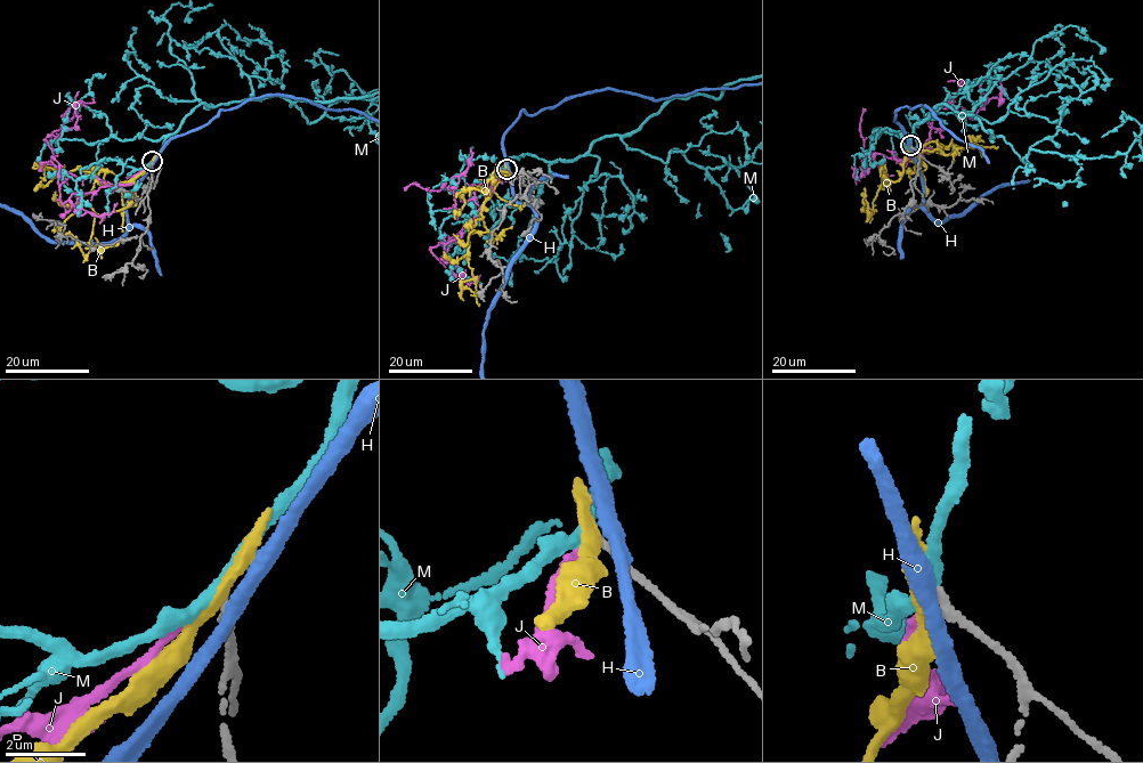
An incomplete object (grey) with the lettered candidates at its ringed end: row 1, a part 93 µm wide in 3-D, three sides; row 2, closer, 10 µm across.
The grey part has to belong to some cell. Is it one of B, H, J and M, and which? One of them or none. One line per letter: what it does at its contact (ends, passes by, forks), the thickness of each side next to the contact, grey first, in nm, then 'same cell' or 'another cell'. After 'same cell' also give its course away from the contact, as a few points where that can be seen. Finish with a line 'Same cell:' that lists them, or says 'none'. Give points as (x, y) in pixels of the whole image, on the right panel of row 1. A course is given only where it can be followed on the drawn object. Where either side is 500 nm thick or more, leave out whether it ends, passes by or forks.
B: it passes by | 200/320 nm | another cell
H: it passes by | 240/360 nm | another cell
J: it ends | 200/240 nm | another cell
M: it passes by | 200/280 nm | another cell
Same cell: none

